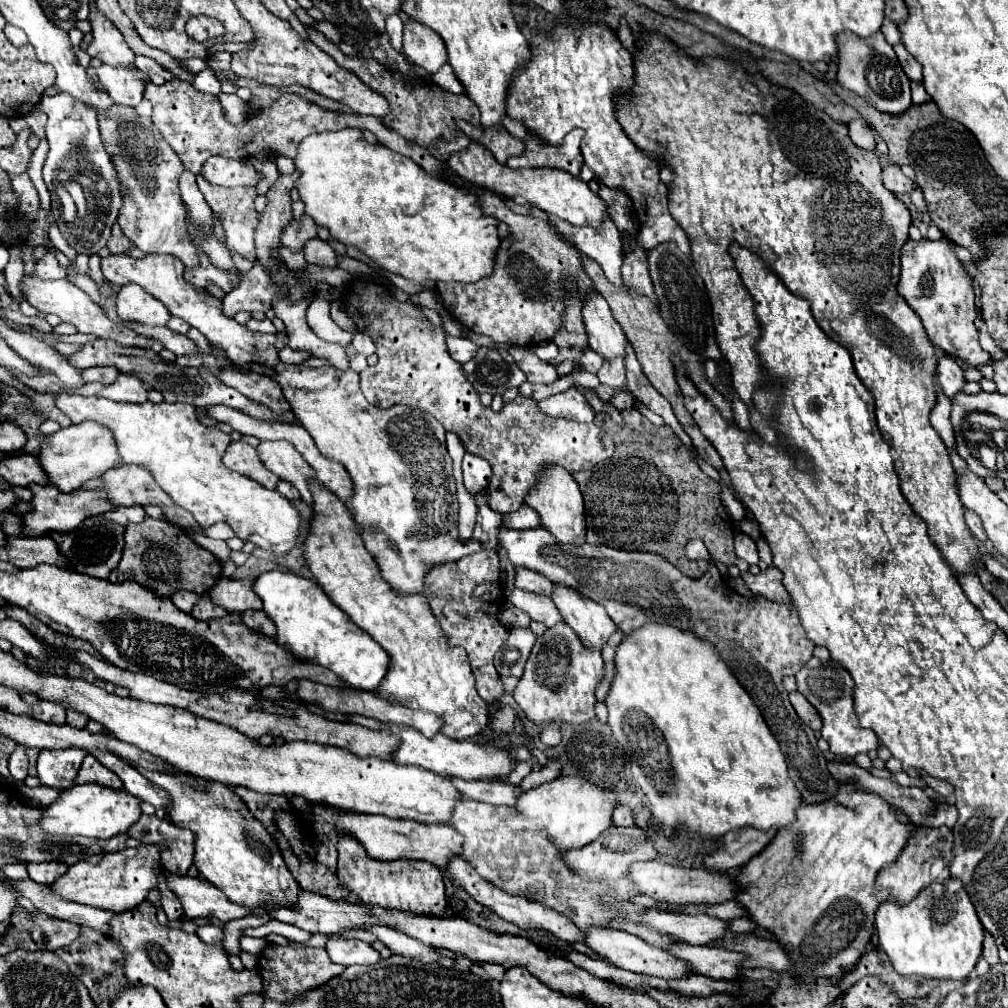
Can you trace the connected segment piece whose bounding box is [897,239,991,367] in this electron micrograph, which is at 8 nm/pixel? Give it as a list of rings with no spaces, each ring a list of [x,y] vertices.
[[[909,239],[901,249],[901,275],[897,291],[921,317],[923,327],[935,347],[943,349],[949,357],[961,359],[971,367],[981,367],[991,361],[991,353],[987,353],[979,345],[979,329],[975,327],[979,311],[975,305],[971,277],[963,269],[963,263],[955,255],[955,249],[949,241]]]

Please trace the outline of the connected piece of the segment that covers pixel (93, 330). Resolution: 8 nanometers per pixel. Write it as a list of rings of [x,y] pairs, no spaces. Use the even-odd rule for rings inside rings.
[[[23,277],[21,279],[21,291],[23,297],[37,307],[43,313],[55,313],[57,317],[61,317],[61,321],[75,325],[75,329],[79,333],[91,333],[95,337],[103,337],[103,339],[111,339],[123,347],[143,347],[143,349],[151,349],[155,353],[159,353],[163,349],[163,345],[159,341],[149,341],[147,337],[141,337],[137,333],[133,333],[133,329],[129,327],[121,327],[121,325],[113,325],[113,321],[109,321],[109,317],[105,317],[103,309],[83,291],[79,289],[75,283],[71,283],[69,279],[59,279],[59,281],[41,281],[37,277]]]

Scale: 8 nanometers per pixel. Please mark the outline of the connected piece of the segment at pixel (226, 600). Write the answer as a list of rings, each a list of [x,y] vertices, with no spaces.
[[[221,577],[217,581],[217,585],[209,591],[211,595],[211,601],[215,605],[221,605],[223,609],[227,609],[229,613],[243,613],[243,611],[249,611],[249,609],[261,609],[261,599],[253,593],[251,589],[253,585],[253,579],[227,579],[227,577]]]

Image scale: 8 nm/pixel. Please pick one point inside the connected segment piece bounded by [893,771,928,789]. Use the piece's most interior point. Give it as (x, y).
(903, 779)

